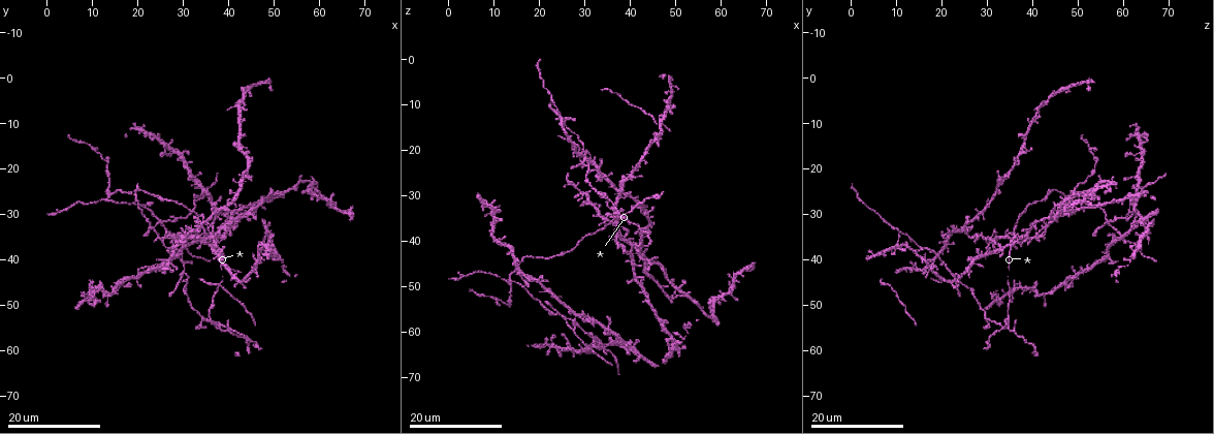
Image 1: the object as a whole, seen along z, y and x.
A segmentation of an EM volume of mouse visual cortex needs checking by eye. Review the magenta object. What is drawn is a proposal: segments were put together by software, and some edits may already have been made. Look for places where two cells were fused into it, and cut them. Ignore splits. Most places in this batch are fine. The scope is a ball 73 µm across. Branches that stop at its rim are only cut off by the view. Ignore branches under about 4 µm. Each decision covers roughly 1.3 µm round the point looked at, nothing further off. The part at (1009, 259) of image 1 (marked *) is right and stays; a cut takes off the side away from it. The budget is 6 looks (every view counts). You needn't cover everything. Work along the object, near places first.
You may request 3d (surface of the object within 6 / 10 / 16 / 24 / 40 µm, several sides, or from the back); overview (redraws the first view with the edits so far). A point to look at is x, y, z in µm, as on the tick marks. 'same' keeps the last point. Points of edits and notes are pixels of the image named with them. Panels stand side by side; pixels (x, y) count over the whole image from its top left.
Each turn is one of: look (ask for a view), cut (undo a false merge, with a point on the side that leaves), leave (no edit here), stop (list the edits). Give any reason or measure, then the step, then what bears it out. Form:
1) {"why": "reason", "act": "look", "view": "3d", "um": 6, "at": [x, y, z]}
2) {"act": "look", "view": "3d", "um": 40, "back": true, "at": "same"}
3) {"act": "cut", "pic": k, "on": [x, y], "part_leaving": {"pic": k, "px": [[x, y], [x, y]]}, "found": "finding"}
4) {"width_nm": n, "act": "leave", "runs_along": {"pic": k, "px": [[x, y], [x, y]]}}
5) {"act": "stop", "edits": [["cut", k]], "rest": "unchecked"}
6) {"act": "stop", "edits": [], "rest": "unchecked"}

{"why": "looks like a crossing", "act": "look", "view": "3d", "um": 16, "at": [38.0, 55.0, 34.5]}

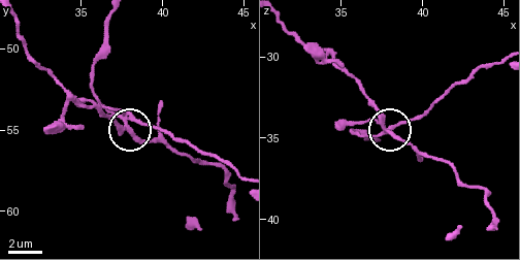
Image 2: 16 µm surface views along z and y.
{"act": "look", "view": "3d", "um": 6, "at": [37.7, 54.9, 34.2]}

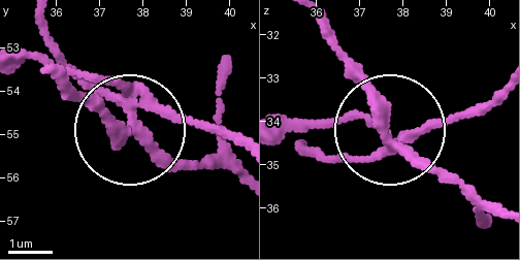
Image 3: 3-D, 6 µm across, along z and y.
{"side_arm_um": 15, "arms": 5, "act": "cut", "pic": 3, "on": [96, 77], "found": "two cells meet here"}

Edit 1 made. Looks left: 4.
{"act": "look", "view": "overview"}

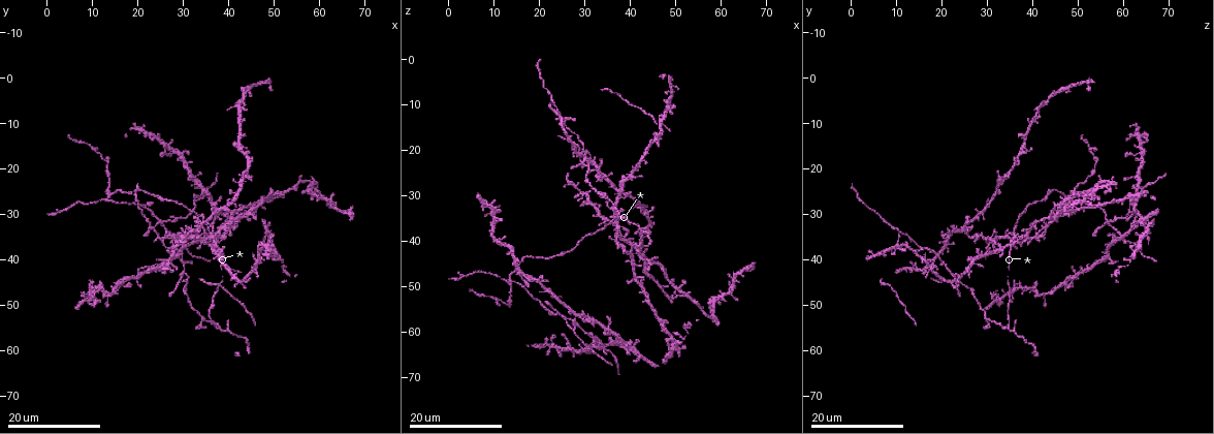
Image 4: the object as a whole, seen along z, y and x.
{"why": "four-way junction", "act": "look", "view": "3d", "um": 16, "at": [25.0, 31.5, 56.5]}

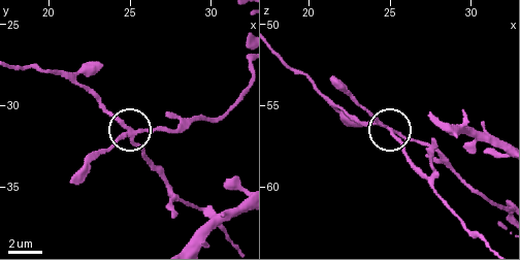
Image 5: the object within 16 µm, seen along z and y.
{"act": "look", "view": "3d", "um": 10, "at": [25.1, 32.0, 56.5]}

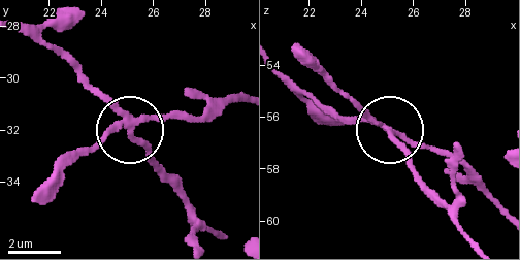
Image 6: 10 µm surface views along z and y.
{"side_arm_um": 19, "act": "cut", "pic": 6, "on": [101, 141], "part_leaving": {"pic": 6, "px": [[131, 123], [209, 117], [242, 103]]}, "found": "two cells meet here"}

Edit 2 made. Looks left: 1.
{"act": "stop", "edits": [["cut", 3], ["cut", 6]], "rest": "unchecked"}

